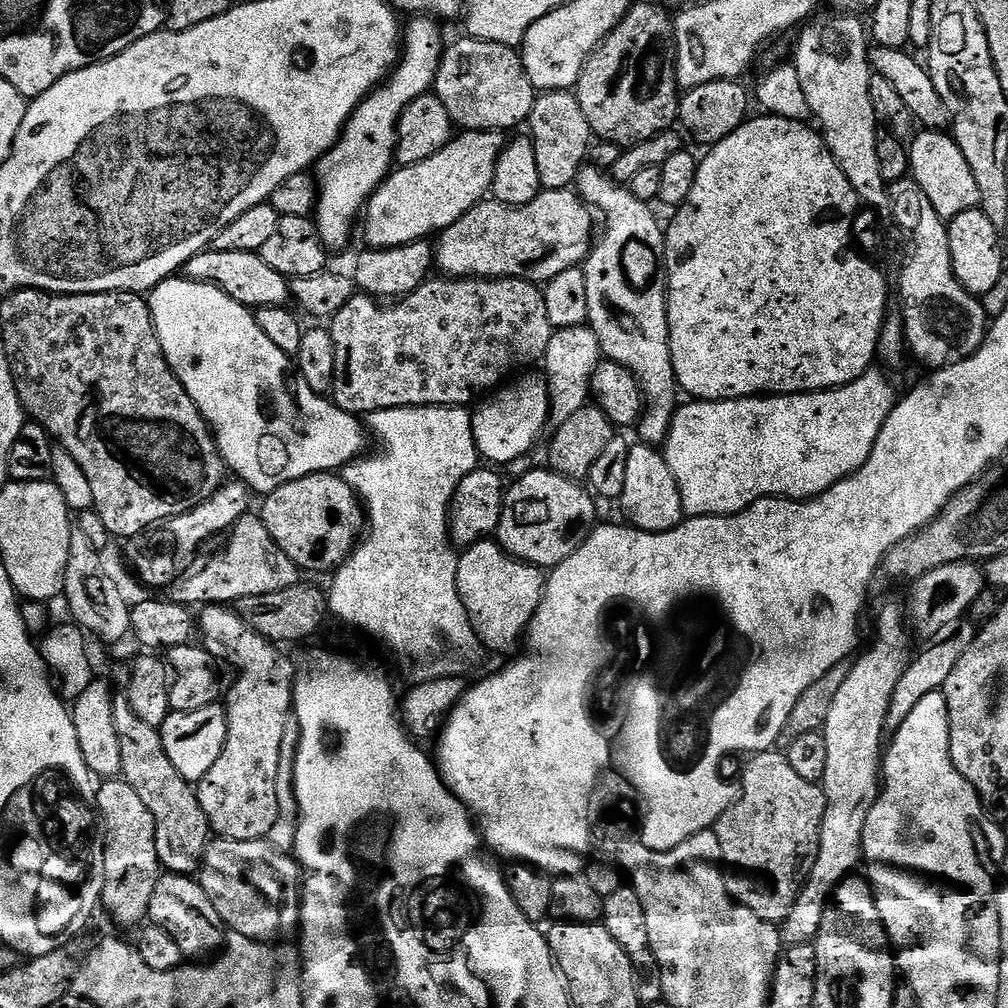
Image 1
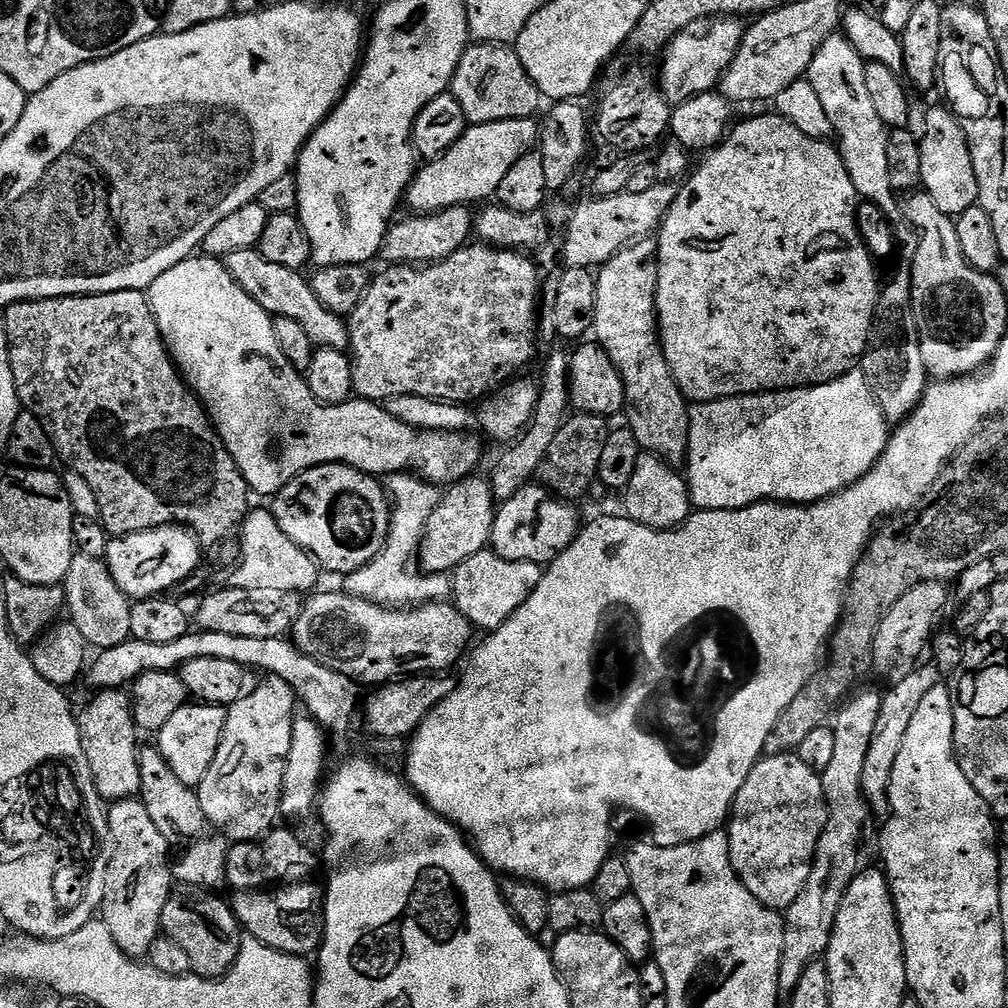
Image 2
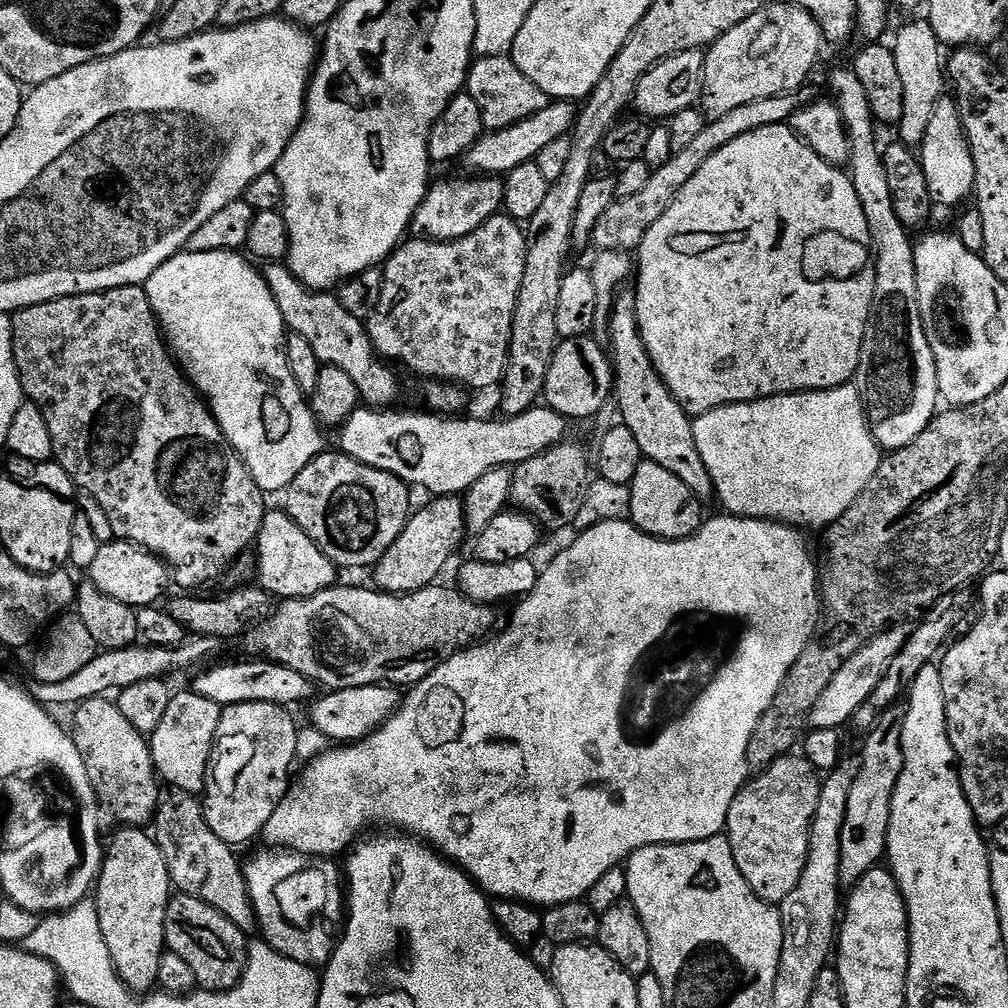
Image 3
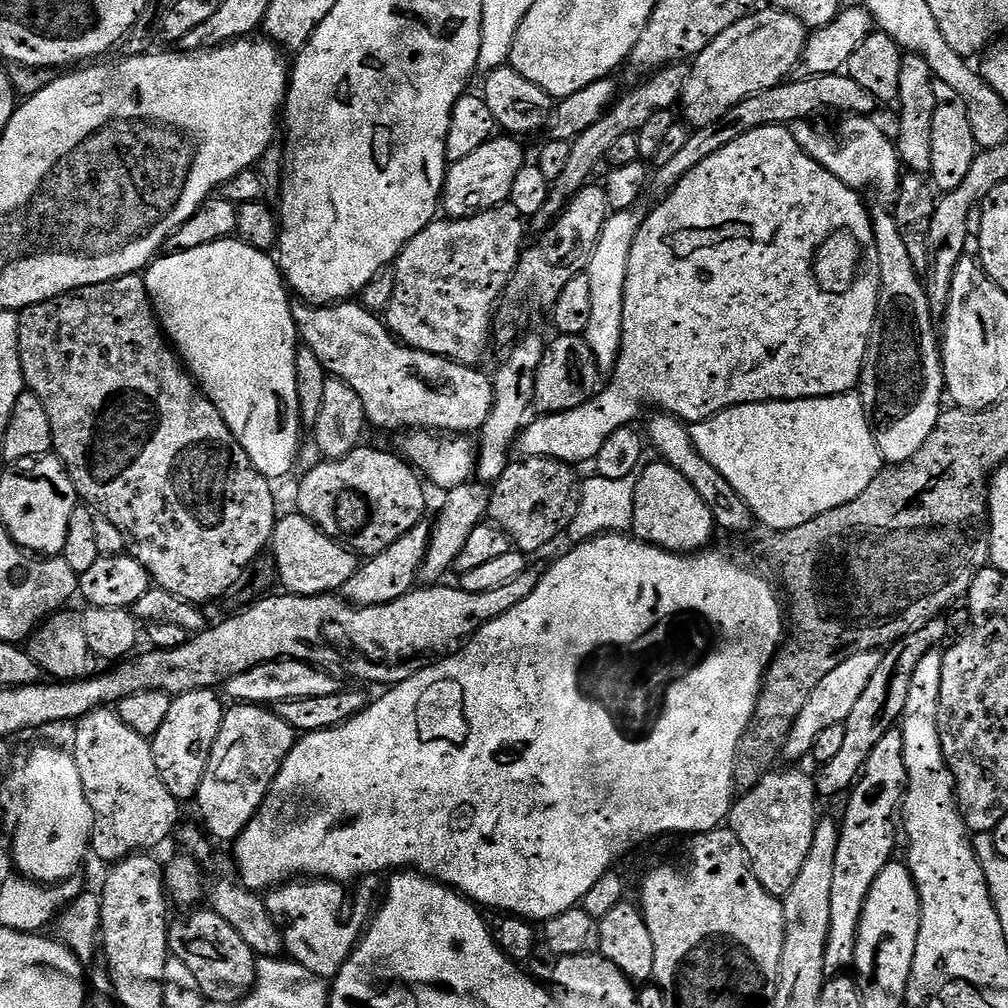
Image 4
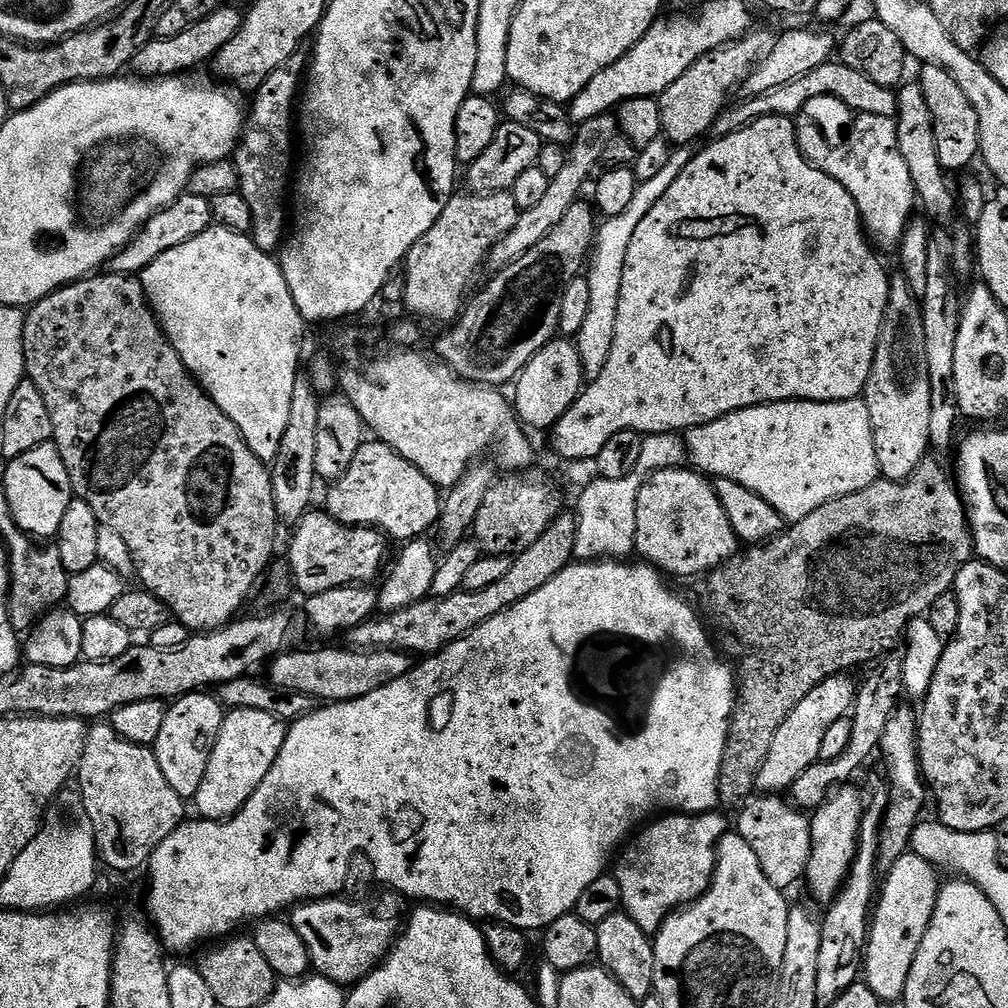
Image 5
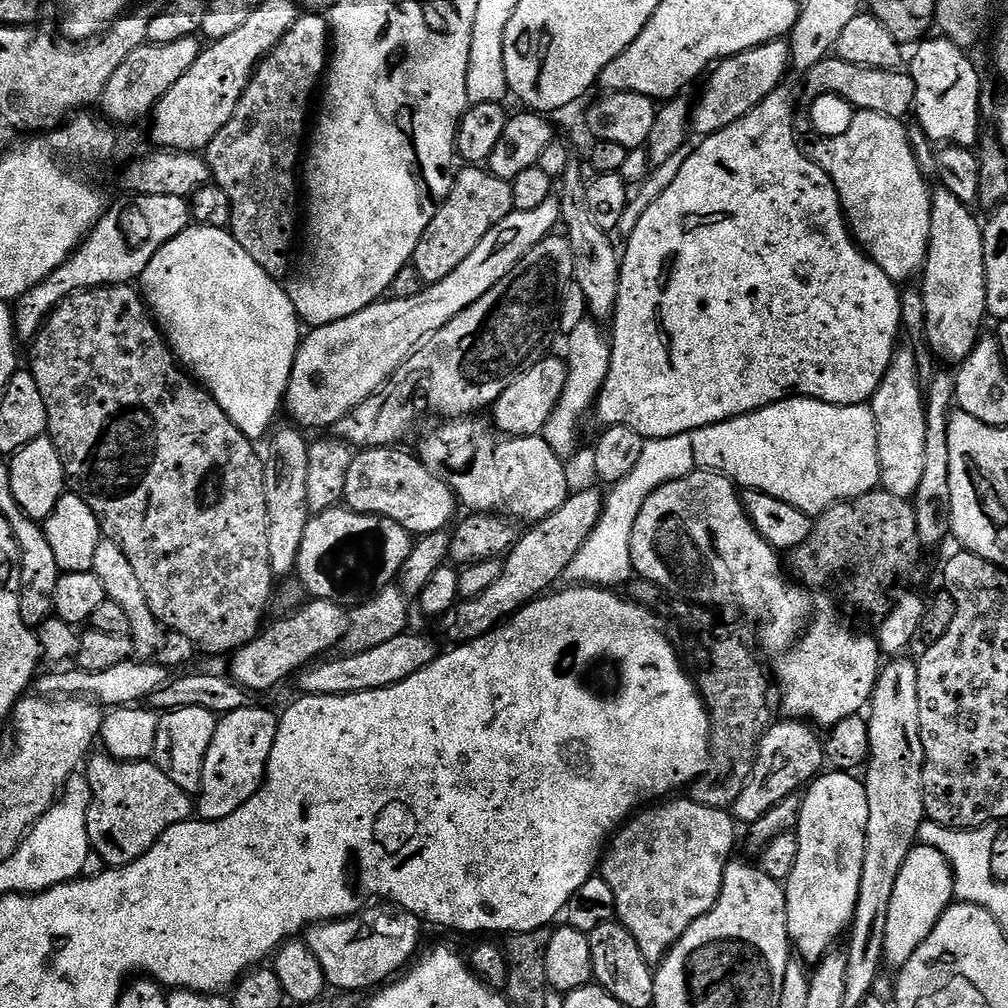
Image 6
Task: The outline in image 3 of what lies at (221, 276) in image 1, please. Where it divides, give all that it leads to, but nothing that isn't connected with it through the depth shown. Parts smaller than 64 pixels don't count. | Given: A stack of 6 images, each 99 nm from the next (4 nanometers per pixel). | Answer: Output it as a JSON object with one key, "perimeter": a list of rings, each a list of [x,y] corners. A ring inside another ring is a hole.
{"perimeter":[[[280,262],[269,263],[263,274],[264,281],[270,286],[270,294],[274,294],[274,302],[278,302],[278,310],[282,310],[287,331],[302,334],[302,338],[314,346],[314,354],[318,354],[321,365],[338,366],[338,370],[343,370],[354,381],[354,386],[358,386],[360,399],[365,405],[395,405],[392,403],[400,392],[399,378],[388,369],[391,367],[387,363],[378,359],[365,321],[354,318],[354,314],[346,311],[339,295],[306,287]]]}

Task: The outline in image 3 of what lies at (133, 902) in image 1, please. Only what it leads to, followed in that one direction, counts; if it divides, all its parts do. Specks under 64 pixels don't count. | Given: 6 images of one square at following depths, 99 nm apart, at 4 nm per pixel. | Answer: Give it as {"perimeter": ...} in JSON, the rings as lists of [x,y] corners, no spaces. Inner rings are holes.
{"perimeter":[[[124,826],[119,829],[120,833],[112,840],[112,845],[107,845],[106,852],[101,865],[100,875],[98,877],[98,883],[94,888],[94,899],[96,902],[96,909],[98,910],[98,918],[100,919],[100,925],[102,926],[102,938],[106,938],[106,947],[110,950],[110,958],[114,962],[116,967],[116,973],[122,978],[122,982],[128,988],[139,993],[147,993],[149,990],[157,987],[156,979],[158,978],[158,965],[162,963],[166,951],[166,945],[164,943],[164,923],[166,922],[166,910],[168,909],[168,901],[174,892],[174,885],[172,882],[172,876],[168,872],[166,866],[166,858],[162,854],[162,850],[156,844],[155,835],[149,834],[148,836],[143,827],[140,826]]]}

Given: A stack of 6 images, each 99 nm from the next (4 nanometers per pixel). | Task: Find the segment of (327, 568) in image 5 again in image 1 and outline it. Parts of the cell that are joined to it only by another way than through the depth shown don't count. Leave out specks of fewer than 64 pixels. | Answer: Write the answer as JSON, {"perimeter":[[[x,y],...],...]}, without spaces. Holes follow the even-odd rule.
{"perimeter":[[[247,514],[241,517],[231,529],[231,534],[229,546],[224,552],[213,555],[201,572],[194,573],[189,580],[181,579],[171,589],[170,598],[174,602],[189,606],[228,606],[244,596],[286,590],[301,579],[301,569],[284,553],[259,515]]]}

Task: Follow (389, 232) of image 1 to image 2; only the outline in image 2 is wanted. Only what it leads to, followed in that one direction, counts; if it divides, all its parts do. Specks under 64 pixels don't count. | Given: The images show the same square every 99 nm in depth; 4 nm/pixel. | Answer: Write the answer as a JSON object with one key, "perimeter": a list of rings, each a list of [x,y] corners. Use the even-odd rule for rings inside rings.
{"perimeter":[[[531,116],[471,125],[464,131],[462,138],[450,146],[450,150],[427,161],[417,171],[408,186],[406,204],[412,207],[413,213],[427,214],[491,201],[502,178],[506,178],[506,173],[514,167],[514,162],[537,147],[540,129],[541,125]]]}

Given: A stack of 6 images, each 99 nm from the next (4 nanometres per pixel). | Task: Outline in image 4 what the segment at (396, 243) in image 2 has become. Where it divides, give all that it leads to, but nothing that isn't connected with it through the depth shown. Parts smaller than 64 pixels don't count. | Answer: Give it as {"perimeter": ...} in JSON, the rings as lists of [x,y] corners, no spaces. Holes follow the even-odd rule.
{"perimeter":[[[496,134],[491,140],[486,141],[482,146],[478,146],[478,150],[474,150],[474,154],[469,154],[461,160],[451,161],[444,179],[443,215],[454,220],[460,220],[464,216],[473,216],[475,212],[485,212],[487,208],[509,203],[508,195],[514,187],[514,177],[518,175],[518,170],[522,170],[526,163],[524,148],[519,143],[523,144],[515,135]]]}

